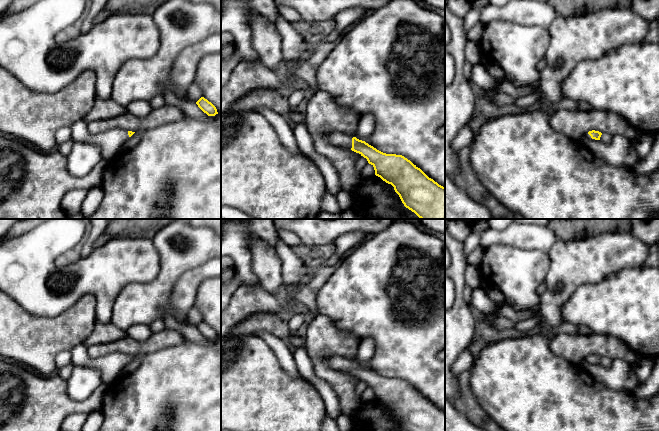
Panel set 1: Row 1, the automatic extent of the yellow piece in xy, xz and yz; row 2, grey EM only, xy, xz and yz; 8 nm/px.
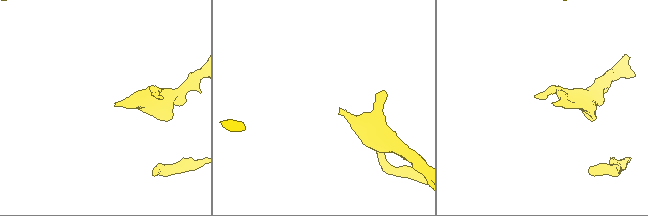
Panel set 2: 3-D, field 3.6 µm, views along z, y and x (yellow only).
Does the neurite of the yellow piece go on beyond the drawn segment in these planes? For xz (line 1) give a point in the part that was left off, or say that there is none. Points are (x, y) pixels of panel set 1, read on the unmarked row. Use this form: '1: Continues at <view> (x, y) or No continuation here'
1: Continues at xz (339, 363)

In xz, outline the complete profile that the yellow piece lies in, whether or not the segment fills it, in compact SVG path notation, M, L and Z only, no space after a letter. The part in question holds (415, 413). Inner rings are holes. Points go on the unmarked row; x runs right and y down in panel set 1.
M339 356L328 359L326 363L334 369L349 372L366 382L374 391L375 399L394 411L405 431L445 431L445 411L429 402L404 380L383 377L365 365Z

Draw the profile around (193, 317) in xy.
M193 306L186 313L186 322L189 325L197 326L202 320L202 314L196 306Z

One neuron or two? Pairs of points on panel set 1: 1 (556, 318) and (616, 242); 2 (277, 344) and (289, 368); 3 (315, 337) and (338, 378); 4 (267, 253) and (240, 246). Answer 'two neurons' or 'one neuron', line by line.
1: one neuron
2: one neuron
3: one neuron
4: two neurons

